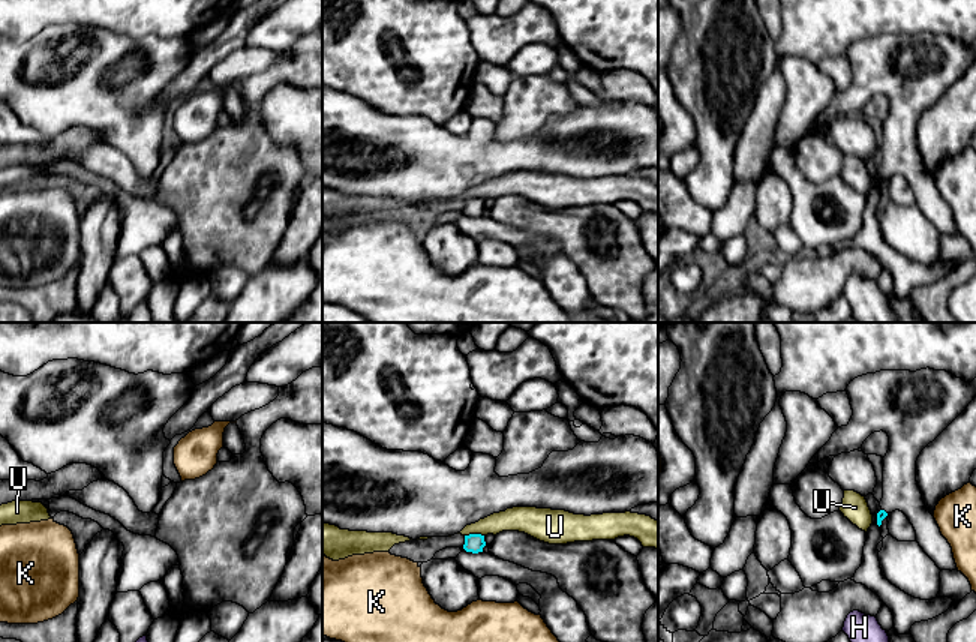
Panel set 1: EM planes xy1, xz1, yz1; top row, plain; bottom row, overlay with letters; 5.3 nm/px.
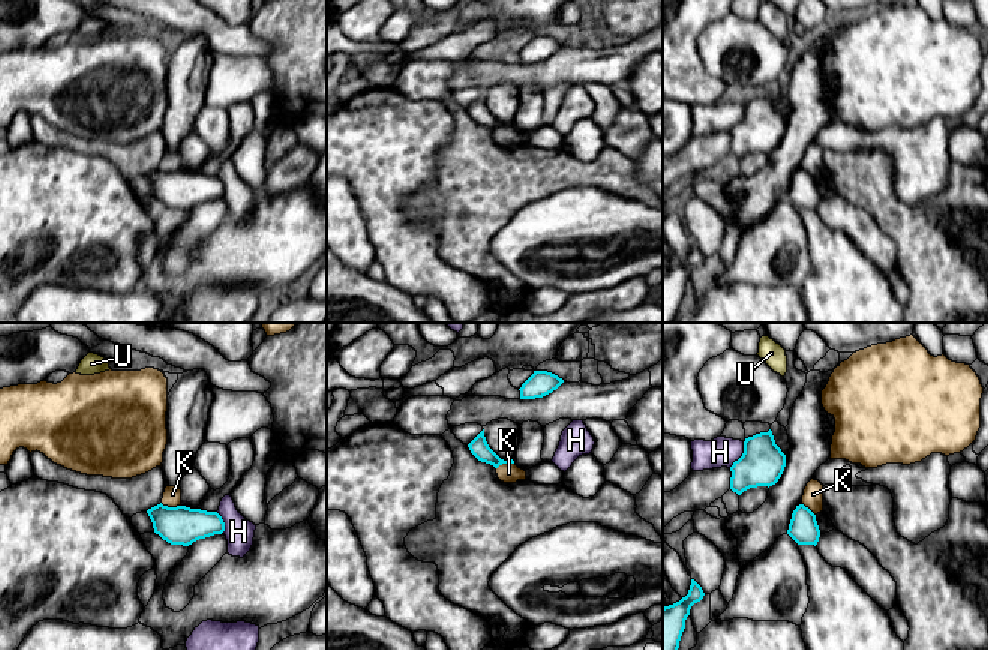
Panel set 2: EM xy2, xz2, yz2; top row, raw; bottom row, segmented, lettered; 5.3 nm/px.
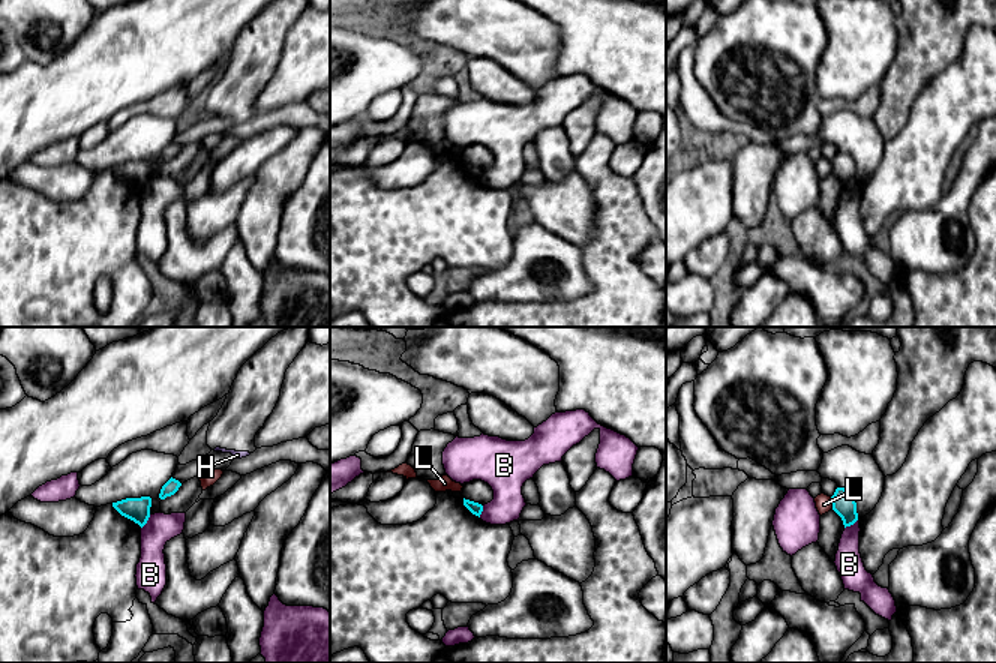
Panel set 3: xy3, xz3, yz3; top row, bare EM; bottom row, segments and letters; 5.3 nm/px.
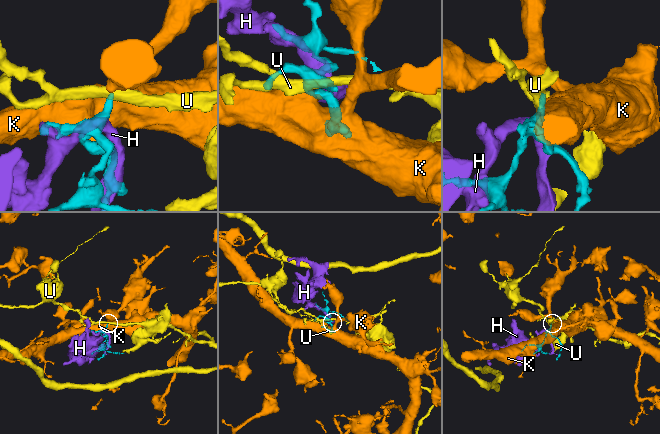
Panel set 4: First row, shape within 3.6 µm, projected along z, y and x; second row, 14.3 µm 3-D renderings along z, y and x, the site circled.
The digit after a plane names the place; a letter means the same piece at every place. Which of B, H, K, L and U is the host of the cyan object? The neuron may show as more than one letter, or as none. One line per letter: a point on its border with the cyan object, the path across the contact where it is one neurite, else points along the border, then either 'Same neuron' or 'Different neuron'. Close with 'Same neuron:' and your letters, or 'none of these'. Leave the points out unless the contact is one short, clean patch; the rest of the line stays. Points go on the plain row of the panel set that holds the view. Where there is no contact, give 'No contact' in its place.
B: Touches cyan at xy3 (146, 186). Boundary: xy3 (150, 179), (141, 192). Different neuron
H: Touches cyan at yz2 (742, 119). Different neuron
K: Touches cyan at xy2 (171, 171). Boundary: xy2 (161, 167), (180, 170). Different neuron
L: Touches cyan at yz3 (833, 167). Boundary: yz3 (830, 161), (833, 171). Different neuron
U: Touches cyan at xz1 (474, 198). Boundary: xz1 (483, 198), (465, 200). Different neuron
Same neuron: none of these

